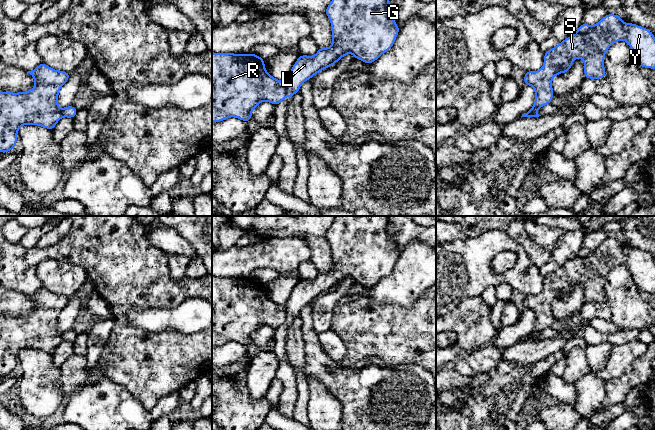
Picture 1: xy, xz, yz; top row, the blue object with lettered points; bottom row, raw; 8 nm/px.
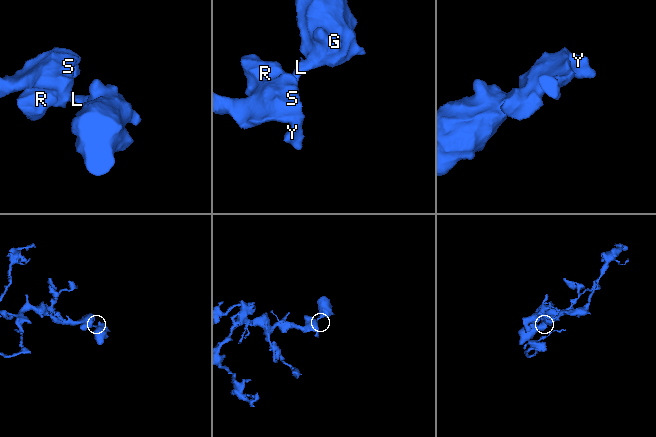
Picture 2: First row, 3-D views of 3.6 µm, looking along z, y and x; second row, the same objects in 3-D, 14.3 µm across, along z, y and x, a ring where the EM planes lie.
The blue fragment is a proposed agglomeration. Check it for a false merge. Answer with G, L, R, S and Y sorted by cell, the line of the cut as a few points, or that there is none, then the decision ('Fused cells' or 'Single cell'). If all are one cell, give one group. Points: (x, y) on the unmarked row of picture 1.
Groups: G L / R S Y. Split along yz (533, 331), (534, 335), (527, 340). Fused cells

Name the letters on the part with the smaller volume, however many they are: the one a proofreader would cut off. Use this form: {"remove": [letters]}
{"remove": ["G", "L"]}

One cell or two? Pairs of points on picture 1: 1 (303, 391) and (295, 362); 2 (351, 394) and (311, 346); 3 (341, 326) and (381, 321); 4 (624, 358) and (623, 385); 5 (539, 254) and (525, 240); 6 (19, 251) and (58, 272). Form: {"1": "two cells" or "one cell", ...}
{"1": "two cells", "2": "one cell", "3": "one cell", "4": "two cells", "5": "one cell", "6": "two cells"}

